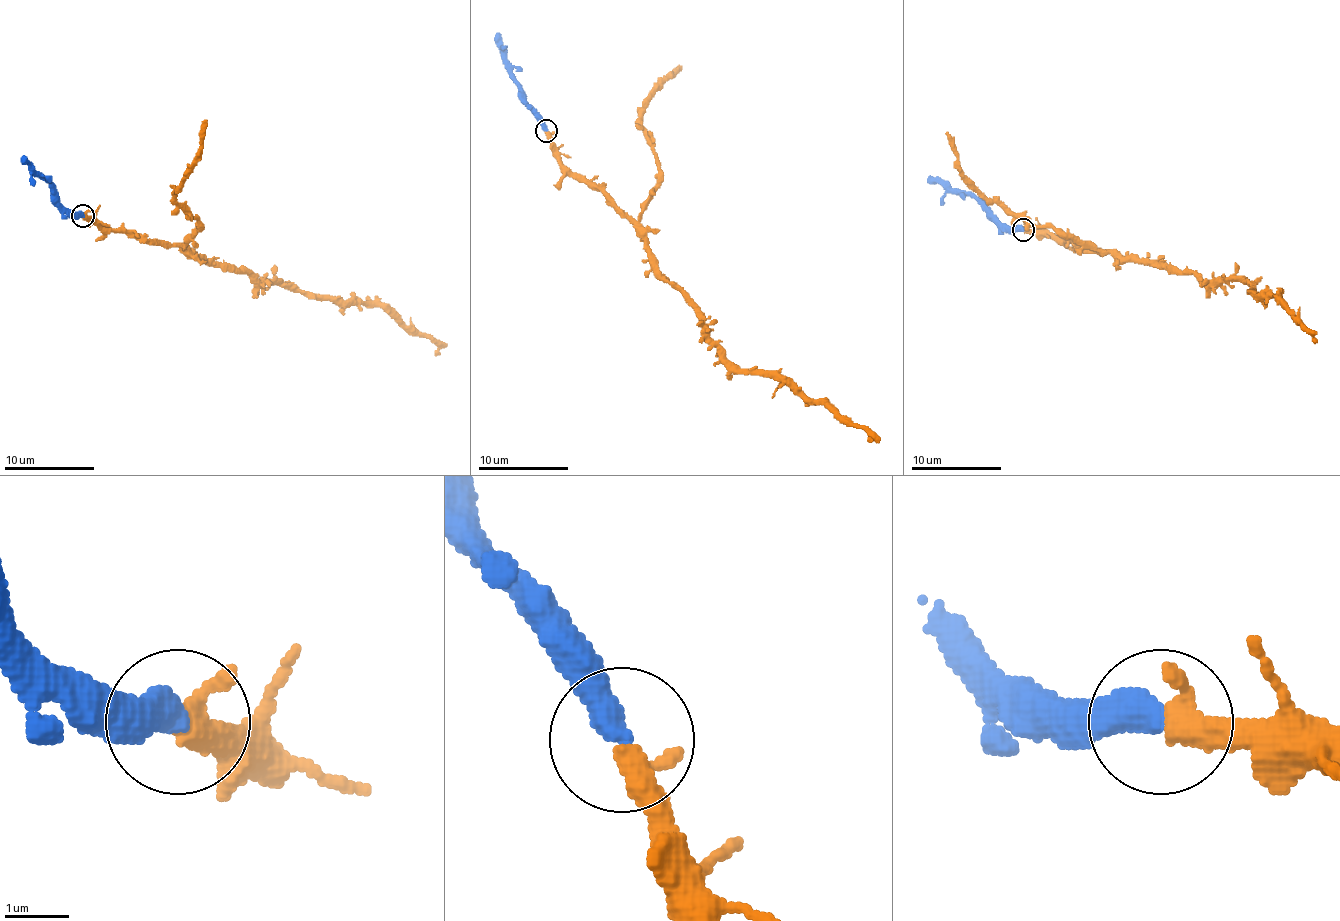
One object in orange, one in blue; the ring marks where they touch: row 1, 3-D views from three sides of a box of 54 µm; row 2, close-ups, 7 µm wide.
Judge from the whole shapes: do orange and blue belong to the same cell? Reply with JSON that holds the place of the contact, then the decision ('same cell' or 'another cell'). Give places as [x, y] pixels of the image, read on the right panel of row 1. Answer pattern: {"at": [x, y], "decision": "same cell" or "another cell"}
{"at": [1023, 230], "decision": "same cell"}

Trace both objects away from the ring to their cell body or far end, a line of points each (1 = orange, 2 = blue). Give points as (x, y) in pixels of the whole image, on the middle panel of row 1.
1: (547, 131), (553, 153), (635, 227), (648, 260), (690, 305), (725, 361), (787, 378), (853, 422), (867, 441)
2: (547, 131), (538, 113), (513, 80), (499, 34)

